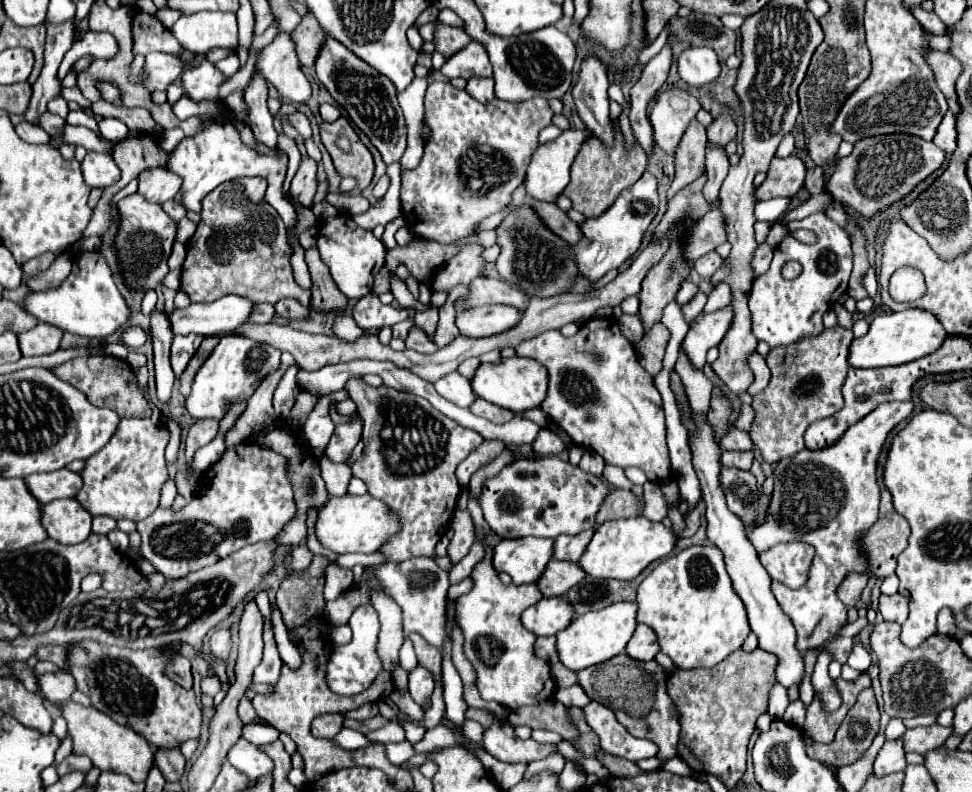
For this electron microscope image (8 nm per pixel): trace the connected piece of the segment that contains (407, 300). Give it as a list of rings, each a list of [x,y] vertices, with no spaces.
[[[392,272],[389,273],[391,282],[391,292],[394,299],[399,303],[401,307],[412,307],[416,311],[424,312],[428,308],[432,308],[432,304],[420,304],[419,301],[414,300],[414,297],[407,289],[407,286],[403,280]]]

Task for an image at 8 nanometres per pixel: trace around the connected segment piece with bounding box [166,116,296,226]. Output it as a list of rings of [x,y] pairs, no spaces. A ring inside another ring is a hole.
[[[200,116],[200,120],[202,120],[202,130],[194,136],[186,136],[174,148],[174,152],[170,154],[170,162],[166,164],[166,168],[170,172],[178,174],[184,180],[184,184],[182,184],[182,204],[188,210],[200,214],[202,198],[206,198],[206,194],[210,194],[210,190],[214,190],[222,182],[242,178],[242,176],[260,176],[260,178],[268,180],[266,200],[278,210],[284,224],[292,226],[296,222],[294,206],[282,194],[282,186],[284,186],[286,170],[288,170],[288,154],[280,148],[276,148],[276,154],[260,154],[258,150],[246,146],[240,140],[238,128],[226,116],[220,116],[220,118]]]

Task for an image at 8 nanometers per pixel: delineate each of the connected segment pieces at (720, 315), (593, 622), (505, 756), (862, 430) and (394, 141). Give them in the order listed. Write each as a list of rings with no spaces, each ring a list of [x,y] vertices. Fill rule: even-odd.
[[[724,306],[716,312],[702,312],[690,322],[690,330],[682,342],[682,352],[688,356],[690,364],[696,370],[702,370],[706,364],[706,352],[712,346],[718,346],[730,330],[730,322],[734,320],[734,310]]]
[[[616,602],[612,606],[606,606],[604,610],[578,616],[570,622],[568,628],[556,634],[558,658],[566,668],[574,672],[584,670],[588,666],[596,666],[600,662],[614,658],[616,654],[622,654],[628,640],[632,638],[634,628],[636,628],[636,604],[632,602]]]
[[[494,722],[484,732],[482,748],[506,764],[530,764],[534,760],[544,760],[546,756],[558,752],[556,744],[538,744],[532,738],[516,738],[512,726],[502,722]]]
[[[886,402],[882,406],[878,406],[878,410],[872,410],[866,418],[862,418],[862,422],[850,426],[844,434],[842,440],[838,440],[834,446],[826,446],[826,450],[802,450],[798,452],[794,458],[784,458],[782,462],[778,462],[774,466],[774,492],[770,498],[770,504],[766,508],[766,518],[764,522],[756,524],[750,532],[748,532],[748,540],[752,542],[752,546],[762,552],[762,550],[770,550],[770,546],[782,544],[782,542],[806,542],[810,546],[814,546],[816,556],[814,562],[810,566],[810,574],[808,580],[802,588],[788,588],[778,580],[772,580],[772,592],[782,608],[782,612],[792,620],[796,634],[798,634],[798,650],[806,652],[810,648],[822,646],[828,638],[834,638],[840,634],[840,630],[846,626],[846,606],[838,600],[836,596],[836,588],[838,584],[850,574],[850,572],[866,572],[868,564],[866,560],[858,560],[860,552],[856,550],[856,536],[866,530],[868,526],[872,526],[878,518],[878,502],[880,502],[880,488],[876,484],[876,460],[878,454],[882,450],[882,444],[888,436],[888,432],[900,424],[904,418],[908,418],[908,414],[912,412],[912,402]],[[868,450],[874,450],[874,464],[870,466],[870,462],[866,462],[866,454]]]
[[[326,36],[326,44],[322,46],[314,68],[318,80],[328,88],[332,98],[348,112],[352,122],[370,138],[370,142],[382,154],[384,162],[398,162],[406,150],[406,122],[402,108],[396,100],[396,86],[330,36]]]

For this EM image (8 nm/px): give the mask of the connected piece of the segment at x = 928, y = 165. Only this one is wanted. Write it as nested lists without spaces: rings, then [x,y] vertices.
[[[886,134],[886,136],[864,138],[854,144],[854,152],[848,158],[836,160],[836,172],[828,180],[828,194],[836,204],[850,204],[850,208],[854,208],[862,218],[870,220],[882,210],[900,202],[904,196],[908,196],[922,180],[926,180],[932,172],[936,172],[944,164],[944,160],[946,160],[944,150],[934,146],[934,142],[926,142],[918,136]]]

